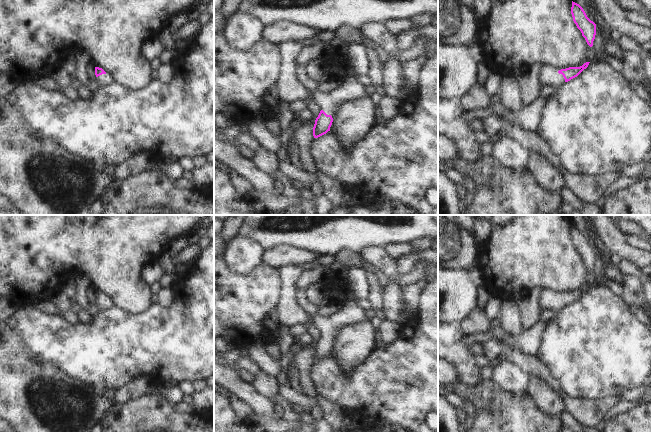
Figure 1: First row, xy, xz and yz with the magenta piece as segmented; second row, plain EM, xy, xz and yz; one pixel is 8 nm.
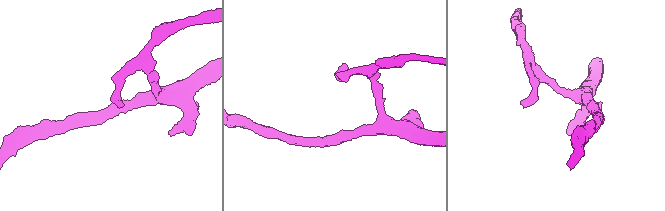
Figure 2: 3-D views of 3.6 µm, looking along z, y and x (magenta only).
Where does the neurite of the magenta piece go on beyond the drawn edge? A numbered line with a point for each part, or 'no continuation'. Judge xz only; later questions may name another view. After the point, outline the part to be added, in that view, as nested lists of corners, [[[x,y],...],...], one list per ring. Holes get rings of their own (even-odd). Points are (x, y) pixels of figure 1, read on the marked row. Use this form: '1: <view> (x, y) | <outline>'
1: xz (287, 86) | [[[289,40],[279,45],[281,58],[280,77],[276,82],[275,93],[282,98],[310,98],[327,115],[331,115],[335,107],[346,101],[359,100],[365,94],[365,84],[356,76],[350,76],[330,92],[314,91],[309,94],[294,75],[295,60],[302,48],[301,41]]]

